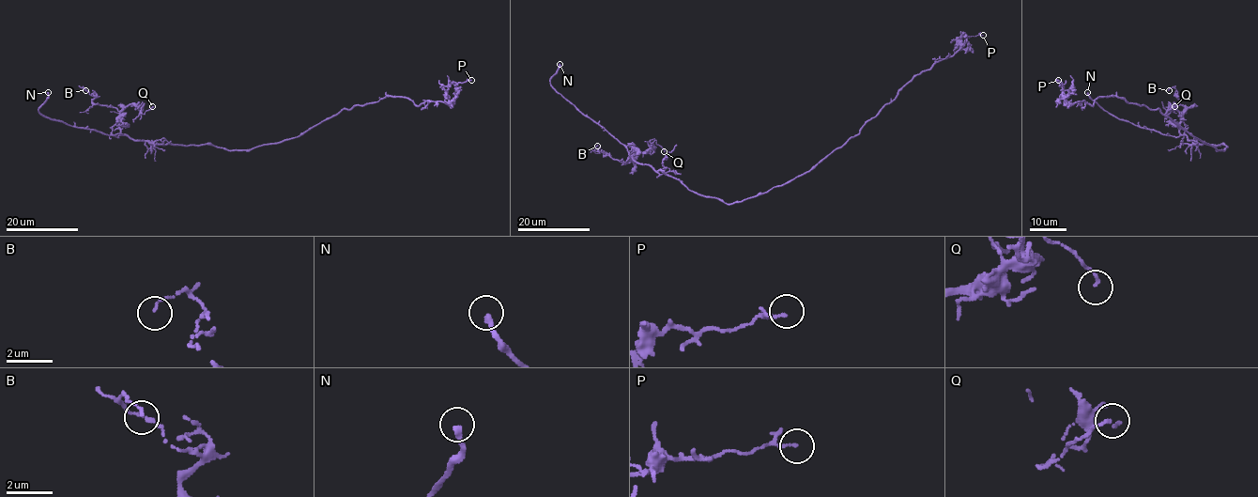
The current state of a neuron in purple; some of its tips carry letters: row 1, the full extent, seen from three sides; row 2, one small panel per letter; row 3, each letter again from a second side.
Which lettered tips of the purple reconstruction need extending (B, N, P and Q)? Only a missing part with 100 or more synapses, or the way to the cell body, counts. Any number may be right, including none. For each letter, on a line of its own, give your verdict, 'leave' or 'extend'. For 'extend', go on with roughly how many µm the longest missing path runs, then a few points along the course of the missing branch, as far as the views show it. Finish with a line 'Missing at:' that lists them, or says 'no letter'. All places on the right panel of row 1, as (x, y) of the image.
B: leave
N: extend; about 35 µm are missing; missing branch runs (1087, 92), (1089, 85), (1106, 101), (1119, 106), (1122, 116)
P: leave
Q: leave
Missing at: N

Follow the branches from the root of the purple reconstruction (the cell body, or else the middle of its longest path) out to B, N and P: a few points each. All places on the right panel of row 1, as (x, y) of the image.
B: (1213, 147), (1227, 147), (1195, 144), (1179, 132), (1187, 107), (1178, 104), (1173, 86), (1169, 90)
N: (1213, 147), (1227, 147), (1195, 144), (1186, 135), (1167, 135), (1119, 119), (1087, 92)
P: (1213, 147), (1158, 108), (1149, 109), (1116, 96), (1100, 96), (1092, 106), (1084, 100), (1069, 103), (1058, 80)

